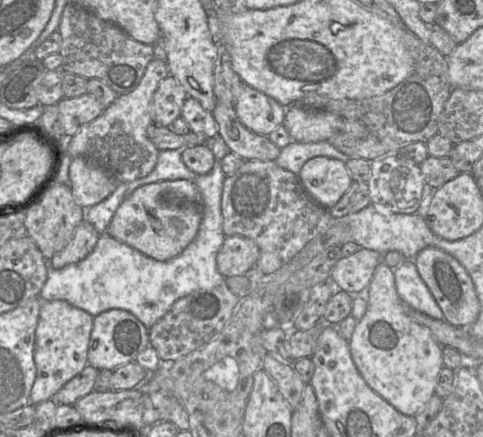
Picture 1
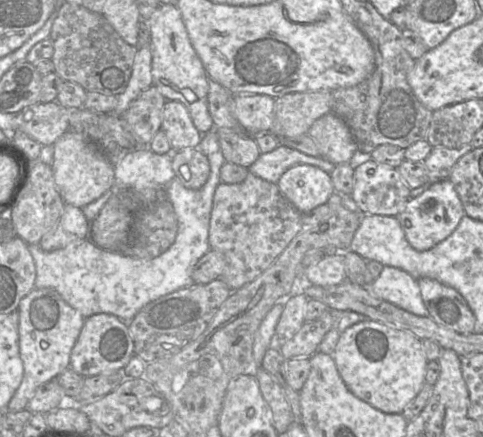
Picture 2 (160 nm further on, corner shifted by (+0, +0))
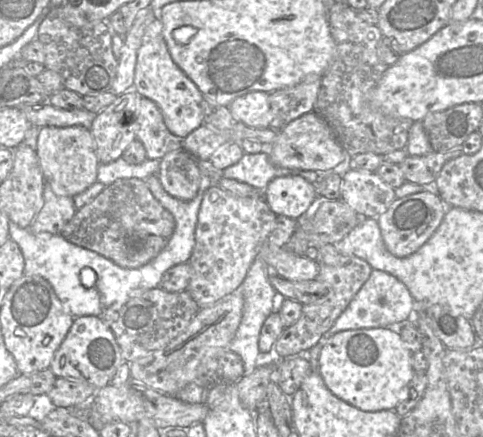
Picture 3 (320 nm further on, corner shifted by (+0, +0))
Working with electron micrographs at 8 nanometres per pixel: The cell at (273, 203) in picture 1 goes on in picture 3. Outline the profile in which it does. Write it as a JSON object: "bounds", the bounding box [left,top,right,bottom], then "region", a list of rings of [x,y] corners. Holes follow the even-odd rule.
{"bounds":[186,185,277,308],"region":[[[219,185],[208,188],[198,213],[195,246],[188,260],[192,267],[192,277],[186,288],[200,308],[215,303],[240,287],[259,255],[261,246],[274,229],[277,216],[262,193],[240,197]]]}

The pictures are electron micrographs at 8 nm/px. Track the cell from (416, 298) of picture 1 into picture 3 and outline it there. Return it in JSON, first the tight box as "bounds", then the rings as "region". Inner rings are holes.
{"bounds":[323,270,422,340],"region":[[[372,270],[369,279],[323,336],[324,339],[329,340],[333,335],[344,330],[387,327],[413,318],[415,311],[422,311],[421,304],[415,303],[403,282],[387,272]]]}

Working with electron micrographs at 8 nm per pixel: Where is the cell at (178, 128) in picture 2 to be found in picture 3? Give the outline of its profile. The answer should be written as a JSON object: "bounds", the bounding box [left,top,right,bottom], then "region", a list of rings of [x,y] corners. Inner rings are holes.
{"bounds":[136,97,183,160],"region":[[[145,97],[140,101],[139,124],[136,140],[144,145],[147,159],[161,160],[168,153],[183,148],[183,138],[167,128],[159,107]]]}

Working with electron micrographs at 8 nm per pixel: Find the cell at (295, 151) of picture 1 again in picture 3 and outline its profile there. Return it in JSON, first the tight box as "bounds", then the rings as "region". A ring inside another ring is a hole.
{"bounds":[222,152,323,192],"region":[[[244,152],[242,158],[236,164],[222,170],[223,177],[248,183],[259,192],[263,192],[274,178],[290,175],[300,175],[315,186],[319,185],[323,179],[317,171],[277,166],[271,161],[267,152],[255,154]]]}

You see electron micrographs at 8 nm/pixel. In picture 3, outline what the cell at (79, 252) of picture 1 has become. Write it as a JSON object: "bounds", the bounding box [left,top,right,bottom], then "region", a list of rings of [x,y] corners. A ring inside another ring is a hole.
{"bounds":[29,184,77,235],"region":[[[47,184],[44,187],[43,197],[44,205],[29,230],[35,234],[47,232],[60,235],[63,227],[77,211],[73,197],[56,195]]]}

